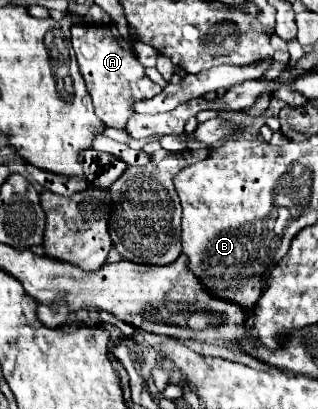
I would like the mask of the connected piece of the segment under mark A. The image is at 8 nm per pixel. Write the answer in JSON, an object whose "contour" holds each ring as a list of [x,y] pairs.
{"contour":[[[114,24],[72,26],[72,48],[76,52],[80,74],[86,82],[86,88],[94,102],[96,114],[106,126],[114,126],[114,128],[122,130],[126,120],[134,114],[134,112],[130,112],[130,104],[144,100],[144,98],[152,98],[162,90],[158,84],[154,84],[144,74],[144,66],[138,62],[132,46],[124,40],[124,36],[118,32],[118,28]]]}

